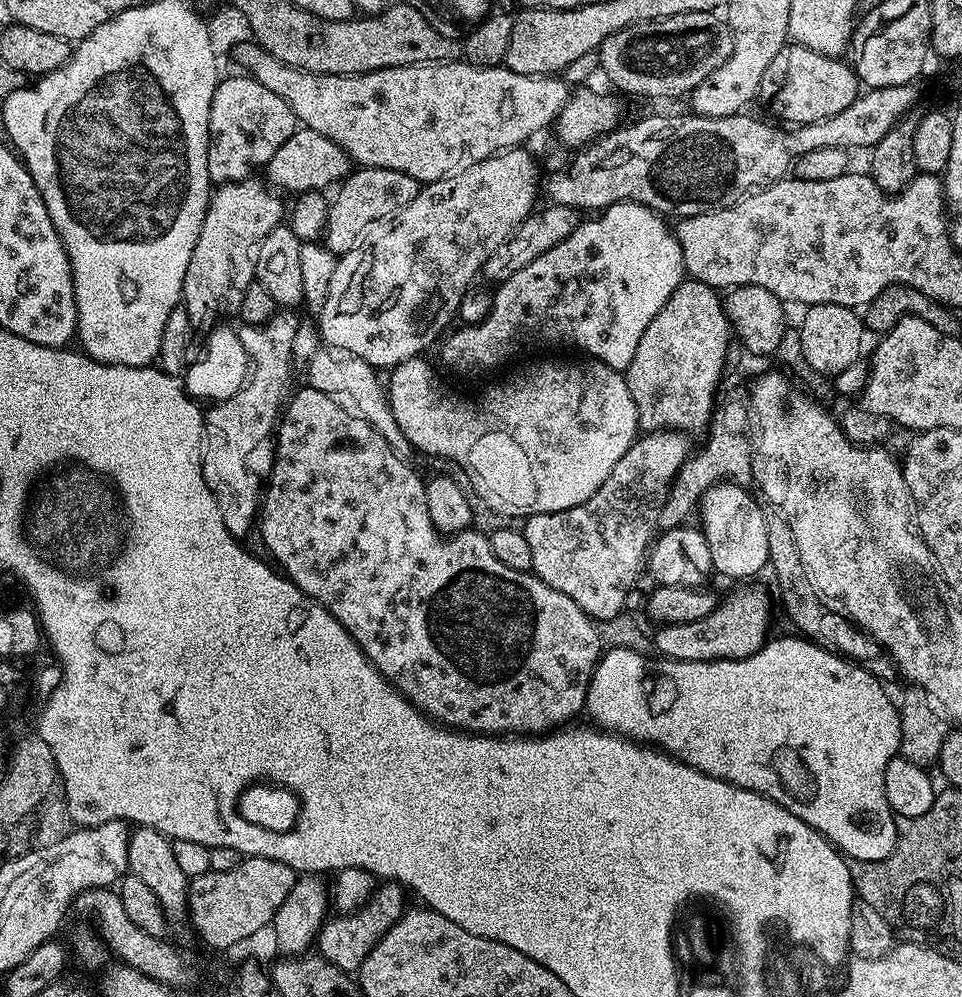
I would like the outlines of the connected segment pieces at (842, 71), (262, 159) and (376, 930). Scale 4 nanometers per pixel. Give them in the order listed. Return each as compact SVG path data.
M789 42L782 50L778 50L774 62L766 66L766 74L762 74L760 83L759 99L768 103L777 121L788 126L834 118L834 114L842 114L842 110L853 104L862 92L855 67L847 63L844 65L844 62L843 59L823 56L806 46Z
M251 74L236 75L240 76L223 77L217 83L210 102L208 179L216 186L247 180L255 168L263 169L298 127L294 110L278 94L266 90Z
M384 882L356 911L336 914L325 919L320 933L317 934L314 941L315 951L320 959L338 966L343 972L355 973L362 966L366 954L370 954L370 950L374 950L374 946L380 941L382 934L386 934L386 930L390 930L390 926L394 926L394 922L398 922L398 918L406 910L404 896L406 897L406 892L401 885L395 882Z

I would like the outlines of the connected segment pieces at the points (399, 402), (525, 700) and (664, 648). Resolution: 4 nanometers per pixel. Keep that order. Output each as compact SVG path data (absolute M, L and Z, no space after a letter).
M424 358L407 360L391 369L389 380L386 380L386 391L388 401L394 410L394 418L406 434L406 438L411 442L413 449L417 453L425 452L428 456L441 456L444 460L449 460L452 464L457 464L462 471L468 475L467 483L470 488L481 495L484 502L494 511L504 515L522 515L530 517L534 514L546 514L547 512L557 512L578 506L586 502L606 482L610 470L618 466L618 458L630 450L632 441L637 439L638 417L636 414L636 403L628 389L627 379L621 373L608 368L605 364L597 363L596 369L579 368L576 364L536 364L525 376L516 376L513 380L504 380L501 384L492 384L485 392L480 392L477 396L459 396L456 392L451 392L442 381L436 377L436 372L424 361Z
M304 386L294 396L287 401L274 436L272 469L266 480L262 507L258 512L258 532L260 528L260 536L264 539L269 554L273 556L271 559L279 565L283 575L294 581L298 590L305 592L312 600L317 600L354 638L365 658L428 719L443 724L446 728L498 737L505 734L547 734L575 721L575 716L585 711L588 683L592 680L596 661L602 655L600 633L592 617L584 613L570 598L566 598L566 594L546 586L546 582L542 582L531 572L510 570L510 566L503 564L495 556L494 550L490 550L487 535L476 528L441 534L434 522L430 522L430 510L426 510L425 481L420 480L409 461L398 458L398 454L390 450L386 438L382 438L378 430L371 428L362 418L346 414L346 410L337 406L325 392L314 390L311 386Z
M752 582L745 588L736 588L728 597L717 603L716 609L706 618L698 618L694 622L682 622L681 624L661 624L654 632L655 651L661 657L669 660L685 660L686 662L698 662L699 660L741 660L750 654L754 654L769 639L768 623L772 620L772 600L764 588L755 588Z

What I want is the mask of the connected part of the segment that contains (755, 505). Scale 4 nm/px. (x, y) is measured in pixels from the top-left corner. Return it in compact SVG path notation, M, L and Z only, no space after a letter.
M721 482L706 490L700 499L699 523L710 546L712 566L724 576L752 578L755 572L763 568L765 571L768 564L765 509L760 508L761 501L755 495L752 497L750 492L747 487L741 487L735 482Z

